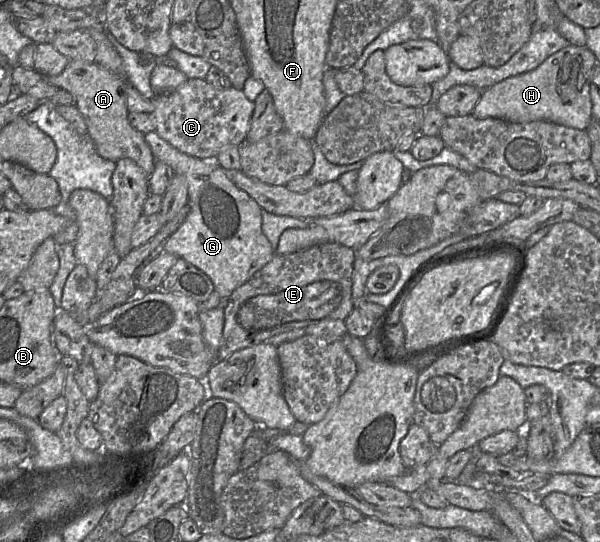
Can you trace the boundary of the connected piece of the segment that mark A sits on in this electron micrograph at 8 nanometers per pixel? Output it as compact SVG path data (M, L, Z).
M70 60L62 73L47 77L47 81L73 96L73 104L82 114L88 135L102 158L115 163L120 159L129 158L142 169L149 179L155 169L156 161L151 148L145 141L145 134L133 128L128 121L126 81L123 77L96 62Z

